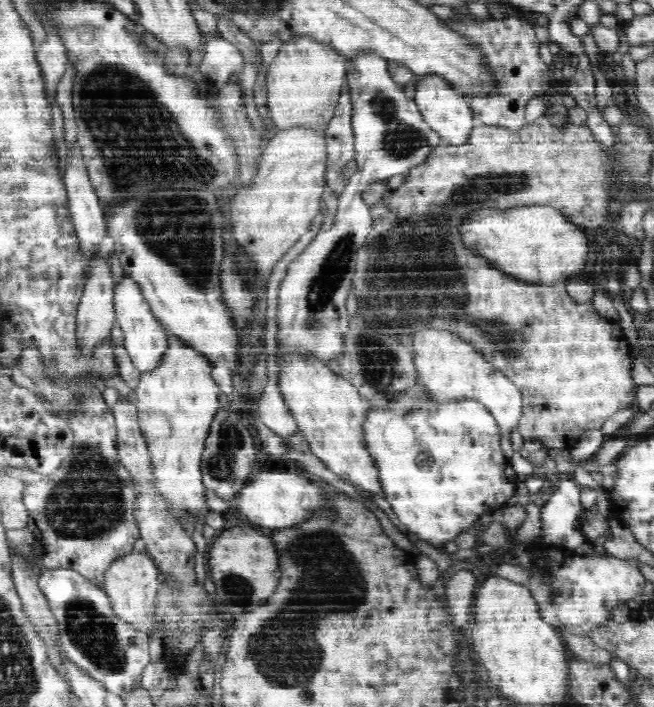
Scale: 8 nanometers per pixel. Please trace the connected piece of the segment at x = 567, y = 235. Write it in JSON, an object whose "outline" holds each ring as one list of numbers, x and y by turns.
{"outline":[[528,206,514,208,508,212,480,212,480,216,472,216,468,224,462,228,464,246,476,252,484,252,488,260,496,260,508,276,516,276,518,280,540,282,552,286,554,282,562,282,574,272,582,270,588,256,588,238,582,230,576,228,570,220,564,218,562,212,552,206]]}

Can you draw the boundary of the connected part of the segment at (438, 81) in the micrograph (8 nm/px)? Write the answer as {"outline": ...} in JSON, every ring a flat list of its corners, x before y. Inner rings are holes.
{"outline":[[440,75,417,78,416,96,414,96,413,100,422,113,424,120,433,131,436,131,441,136,443,142,454,146,467,143,471,136,471,130,476,124,474,112,472,112,468,98,460,92,454,91]]}

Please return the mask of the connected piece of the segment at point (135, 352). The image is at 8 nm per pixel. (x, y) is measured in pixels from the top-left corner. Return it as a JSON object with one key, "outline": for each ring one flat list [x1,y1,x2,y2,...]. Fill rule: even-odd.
{"outline":[[124,274,120,282,115,284,115,322,120,326,124,346,133,362,133,365,141,372,155,370,162,363,168,351,167,332,162,323,152,314,151,308,141,294,137,281]]}

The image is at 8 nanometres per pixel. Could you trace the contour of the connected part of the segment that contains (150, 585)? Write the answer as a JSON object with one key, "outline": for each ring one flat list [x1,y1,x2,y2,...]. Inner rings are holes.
{"outline":[[132,551,113,560,105,570,101,588,108,595,113,611,124,622,132,624,136,630,151,633,155,620,156,591,160,587,159,569,147,552]]}

